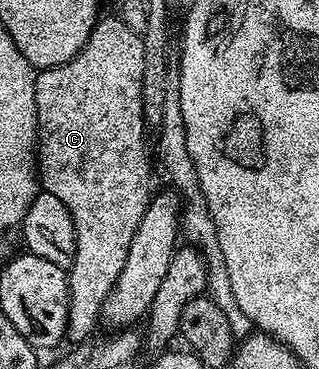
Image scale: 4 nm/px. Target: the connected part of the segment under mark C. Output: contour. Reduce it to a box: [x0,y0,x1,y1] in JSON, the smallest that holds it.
[35,17,153,343]

